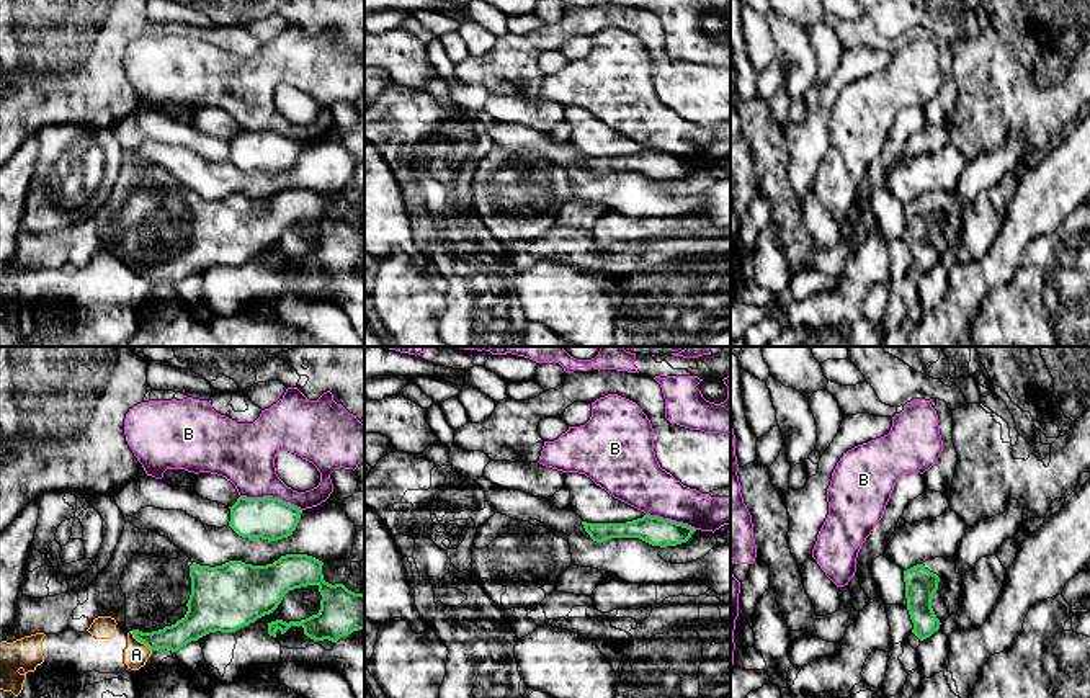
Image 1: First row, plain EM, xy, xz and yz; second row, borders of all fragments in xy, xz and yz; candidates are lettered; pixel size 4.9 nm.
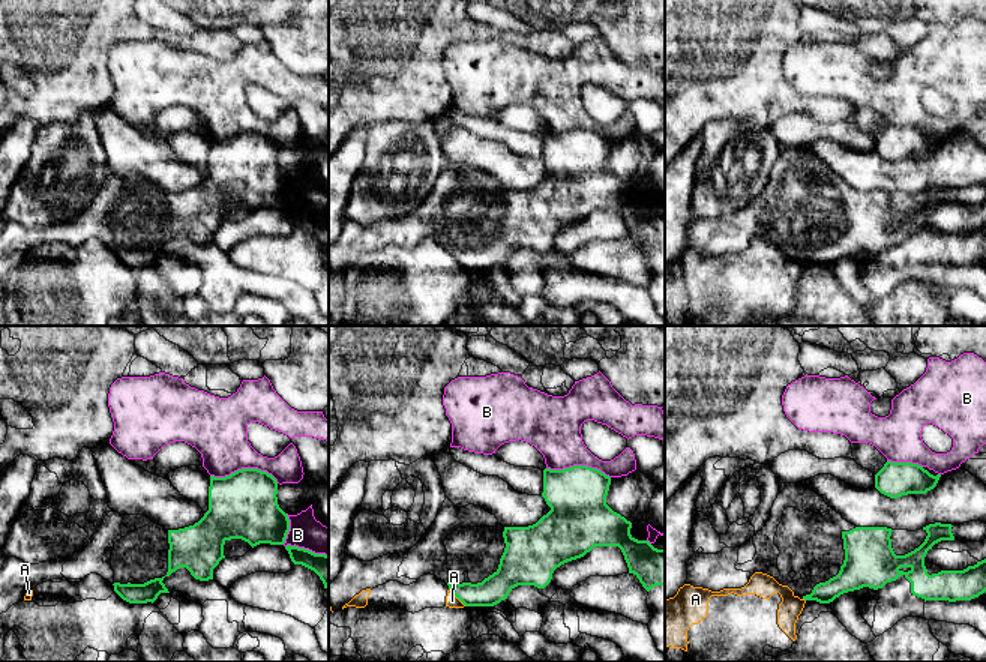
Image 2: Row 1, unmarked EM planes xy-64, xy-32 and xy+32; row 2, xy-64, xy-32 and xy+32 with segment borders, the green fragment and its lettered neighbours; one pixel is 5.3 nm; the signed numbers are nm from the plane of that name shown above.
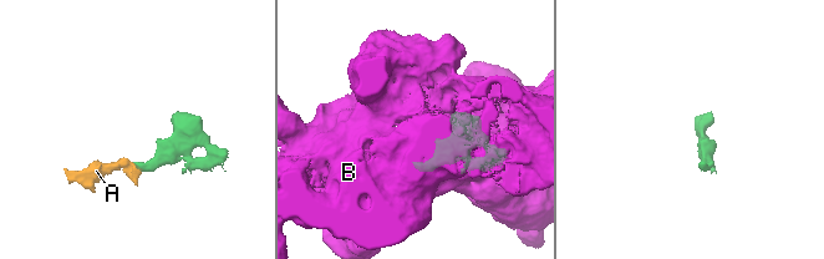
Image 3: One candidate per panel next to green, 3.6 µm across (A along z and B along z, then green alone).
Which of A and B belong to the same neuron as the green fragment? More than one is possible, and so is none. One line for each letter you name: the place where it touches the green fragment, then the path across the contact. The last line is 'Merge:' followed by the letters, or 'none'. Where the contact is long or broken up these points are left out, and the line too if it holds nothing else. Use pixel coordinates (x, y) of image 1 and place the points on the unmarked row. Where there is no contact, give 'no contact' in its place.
Merge: none

